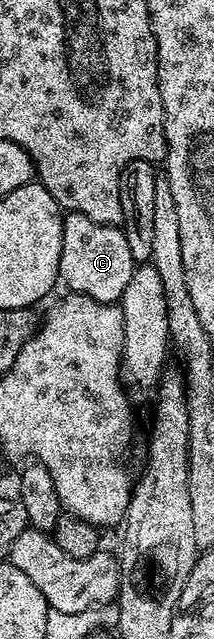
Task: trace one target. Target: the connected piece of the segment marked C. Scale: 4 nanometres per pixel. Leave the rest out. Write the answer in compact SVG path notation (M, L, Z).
M66 213L63 218L63 252L59 256L60 285L66 291L91 296L110 304L120 303L127 284L131 281L135 263L127 236L121 226L99 224L82 214Z

